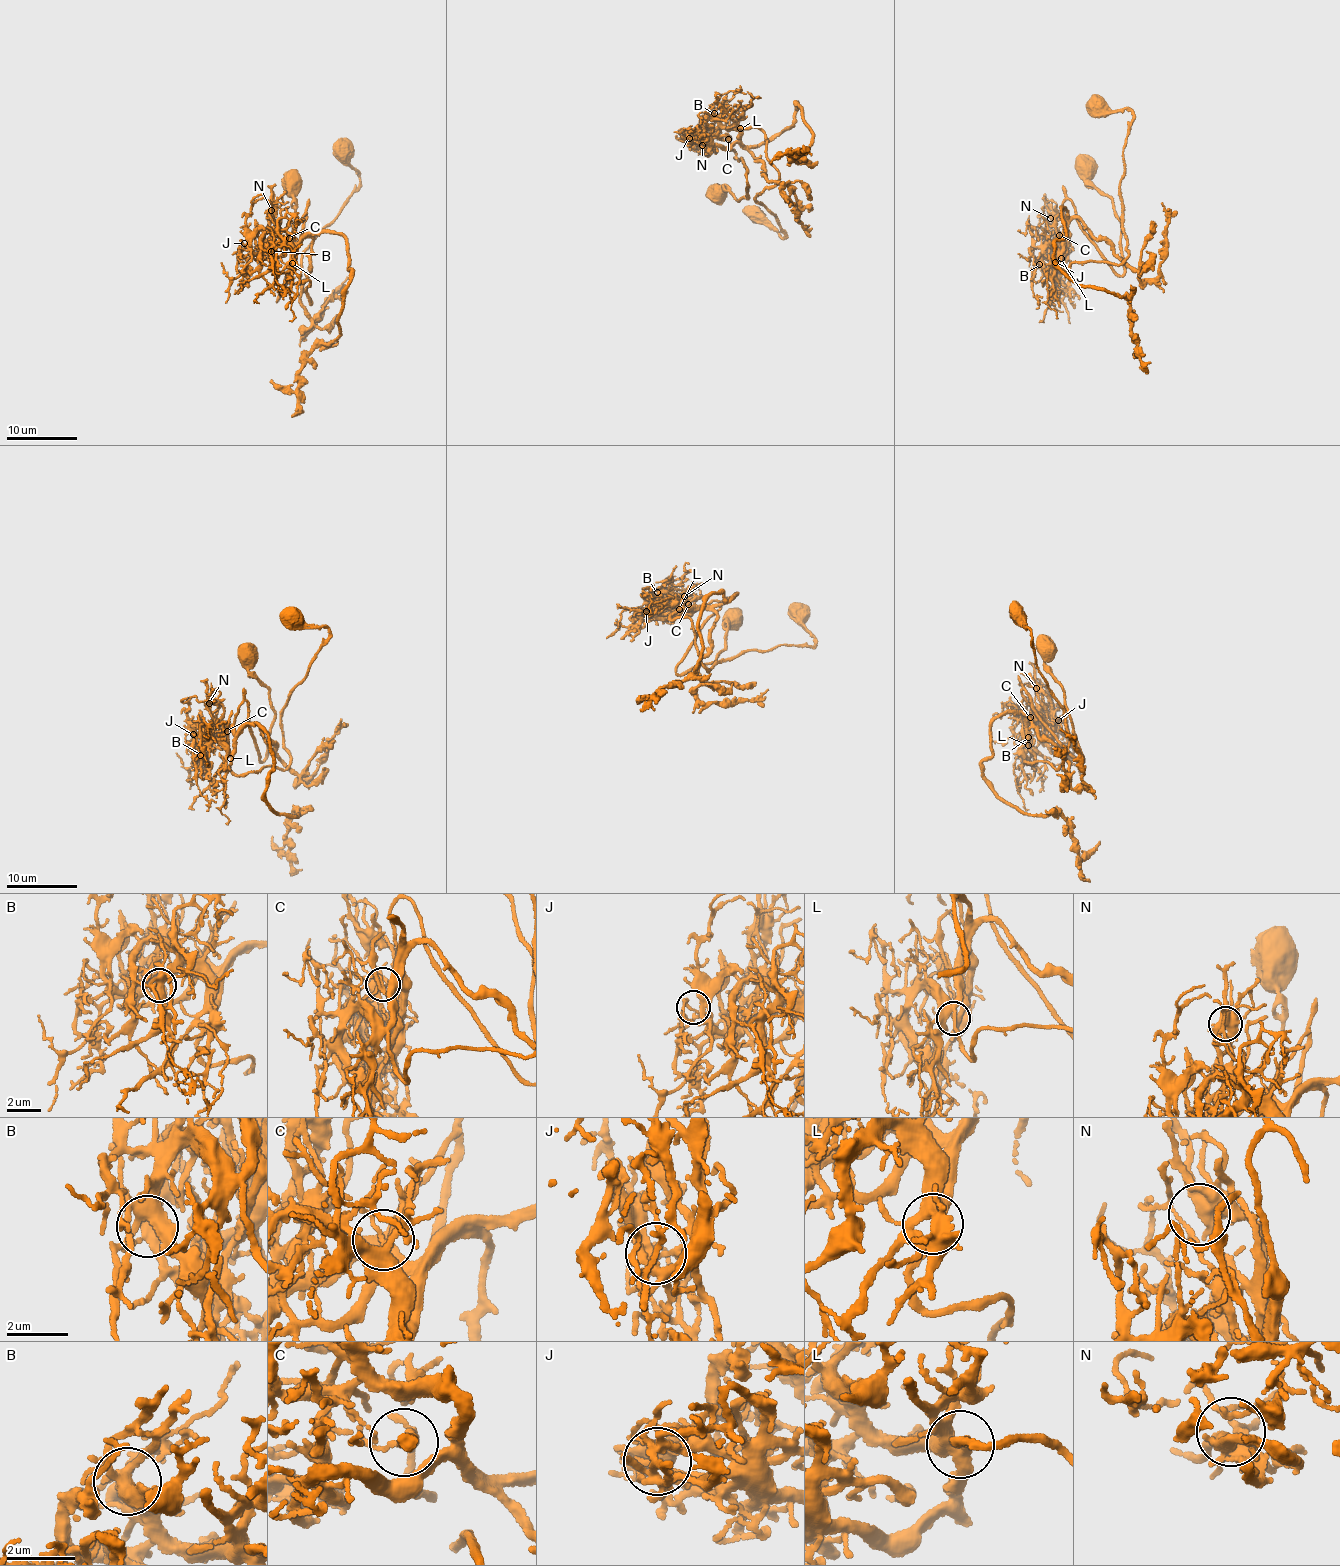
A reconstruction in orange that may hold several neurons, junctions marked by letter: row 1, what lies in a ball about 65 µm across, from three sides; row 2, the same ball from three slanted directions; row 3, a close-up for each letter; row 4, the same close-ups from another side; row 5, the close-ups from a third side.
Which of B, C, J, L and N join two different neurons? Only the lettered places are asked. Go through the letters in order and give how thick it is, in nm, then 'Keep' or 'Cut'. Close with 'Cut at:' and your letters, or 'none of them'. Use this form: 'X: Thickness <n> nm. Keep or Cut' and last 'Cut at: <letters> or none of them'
B: Thickness 400 nm. Keep
C: Thickness 150 nm. Cut
J: Thickness 140 nm. Keep
L: Thickness 260 nm. Keep
N: Thickness 440 nm. Keep
Cut at: C

